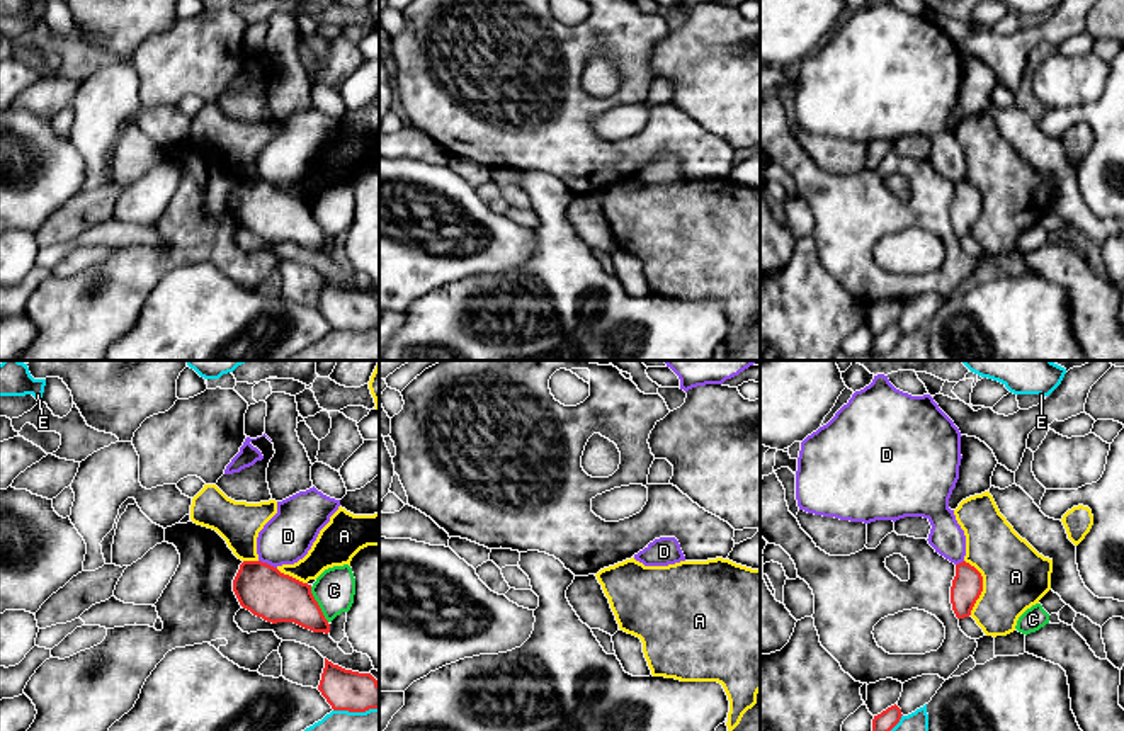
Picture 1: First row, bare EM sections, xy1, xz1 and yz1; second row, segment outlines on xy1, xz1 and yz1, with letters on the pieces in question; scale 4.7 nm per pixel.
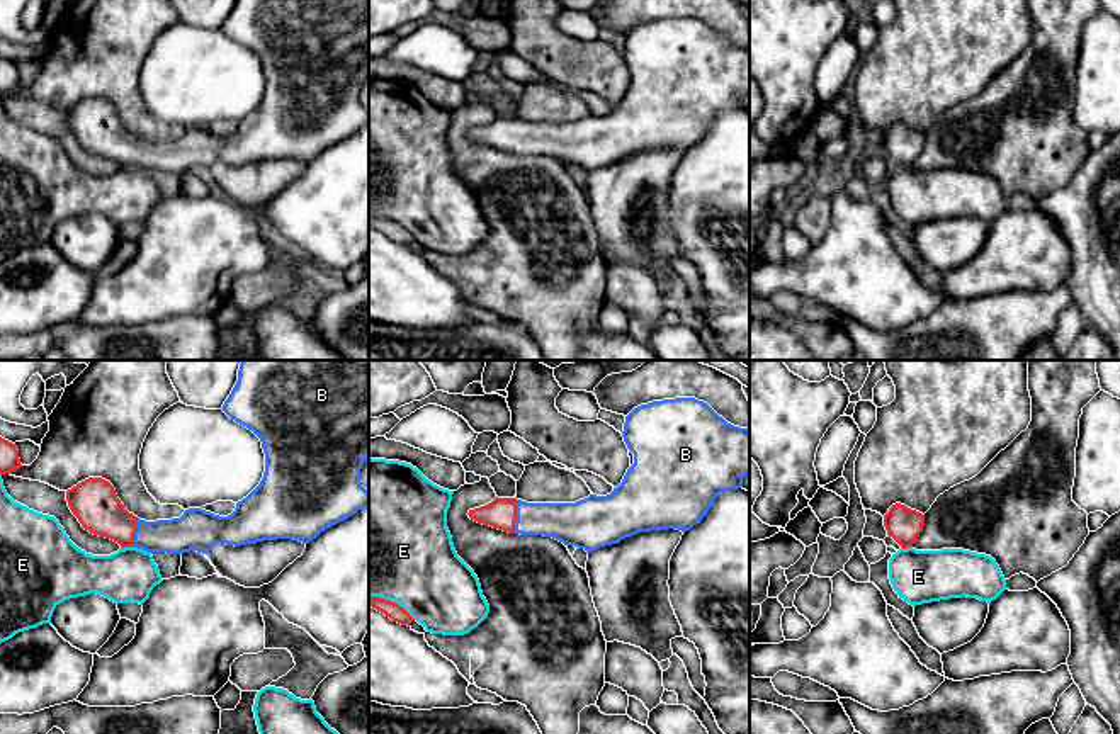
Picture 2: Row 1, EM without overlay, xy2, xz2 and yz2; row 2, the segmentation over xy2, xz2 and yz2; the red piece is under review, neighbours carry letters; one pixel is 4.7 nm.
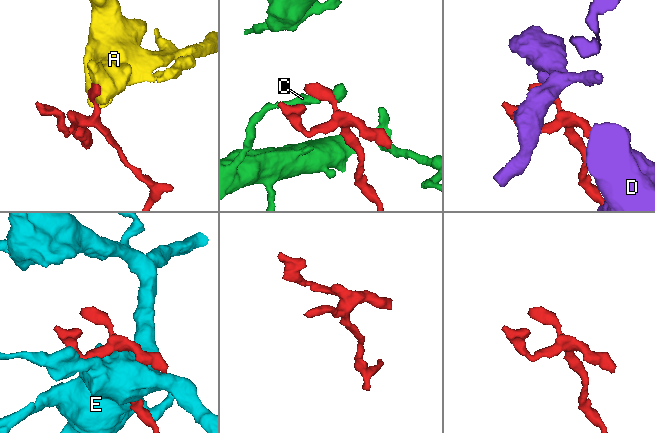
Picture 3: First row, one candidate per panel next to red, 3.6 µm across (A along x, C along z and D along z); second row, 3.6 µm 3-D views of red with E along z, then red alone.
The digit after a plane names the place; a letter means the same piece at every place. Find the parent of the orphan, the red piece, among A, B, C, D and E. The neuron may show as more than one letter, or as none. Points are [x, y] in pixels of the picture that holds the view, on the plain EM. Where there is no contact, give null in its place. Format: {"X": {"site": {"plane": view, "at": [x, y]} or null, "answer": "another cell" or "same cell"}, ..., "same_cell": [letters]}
{"A": {"site": {"plane": "yz1", "at": [982, 206]}, "answer": "another cell"}, "B": {"site": {"plane": "xz2", "at": [515, 136]}, "answer": "same cell"}, "C": {"site": {"plane": "xy1", "at": [317, 223]}, "answer": "another cell"}, "D": {"site": {"plane": "xy1", "at": [266, 182]}, "answer": "another cell"}, "E": {"site": {"plane": "xy2", "at": [126, 165]}, "answer": "another cell"}, "same_cell": ["B"]}

